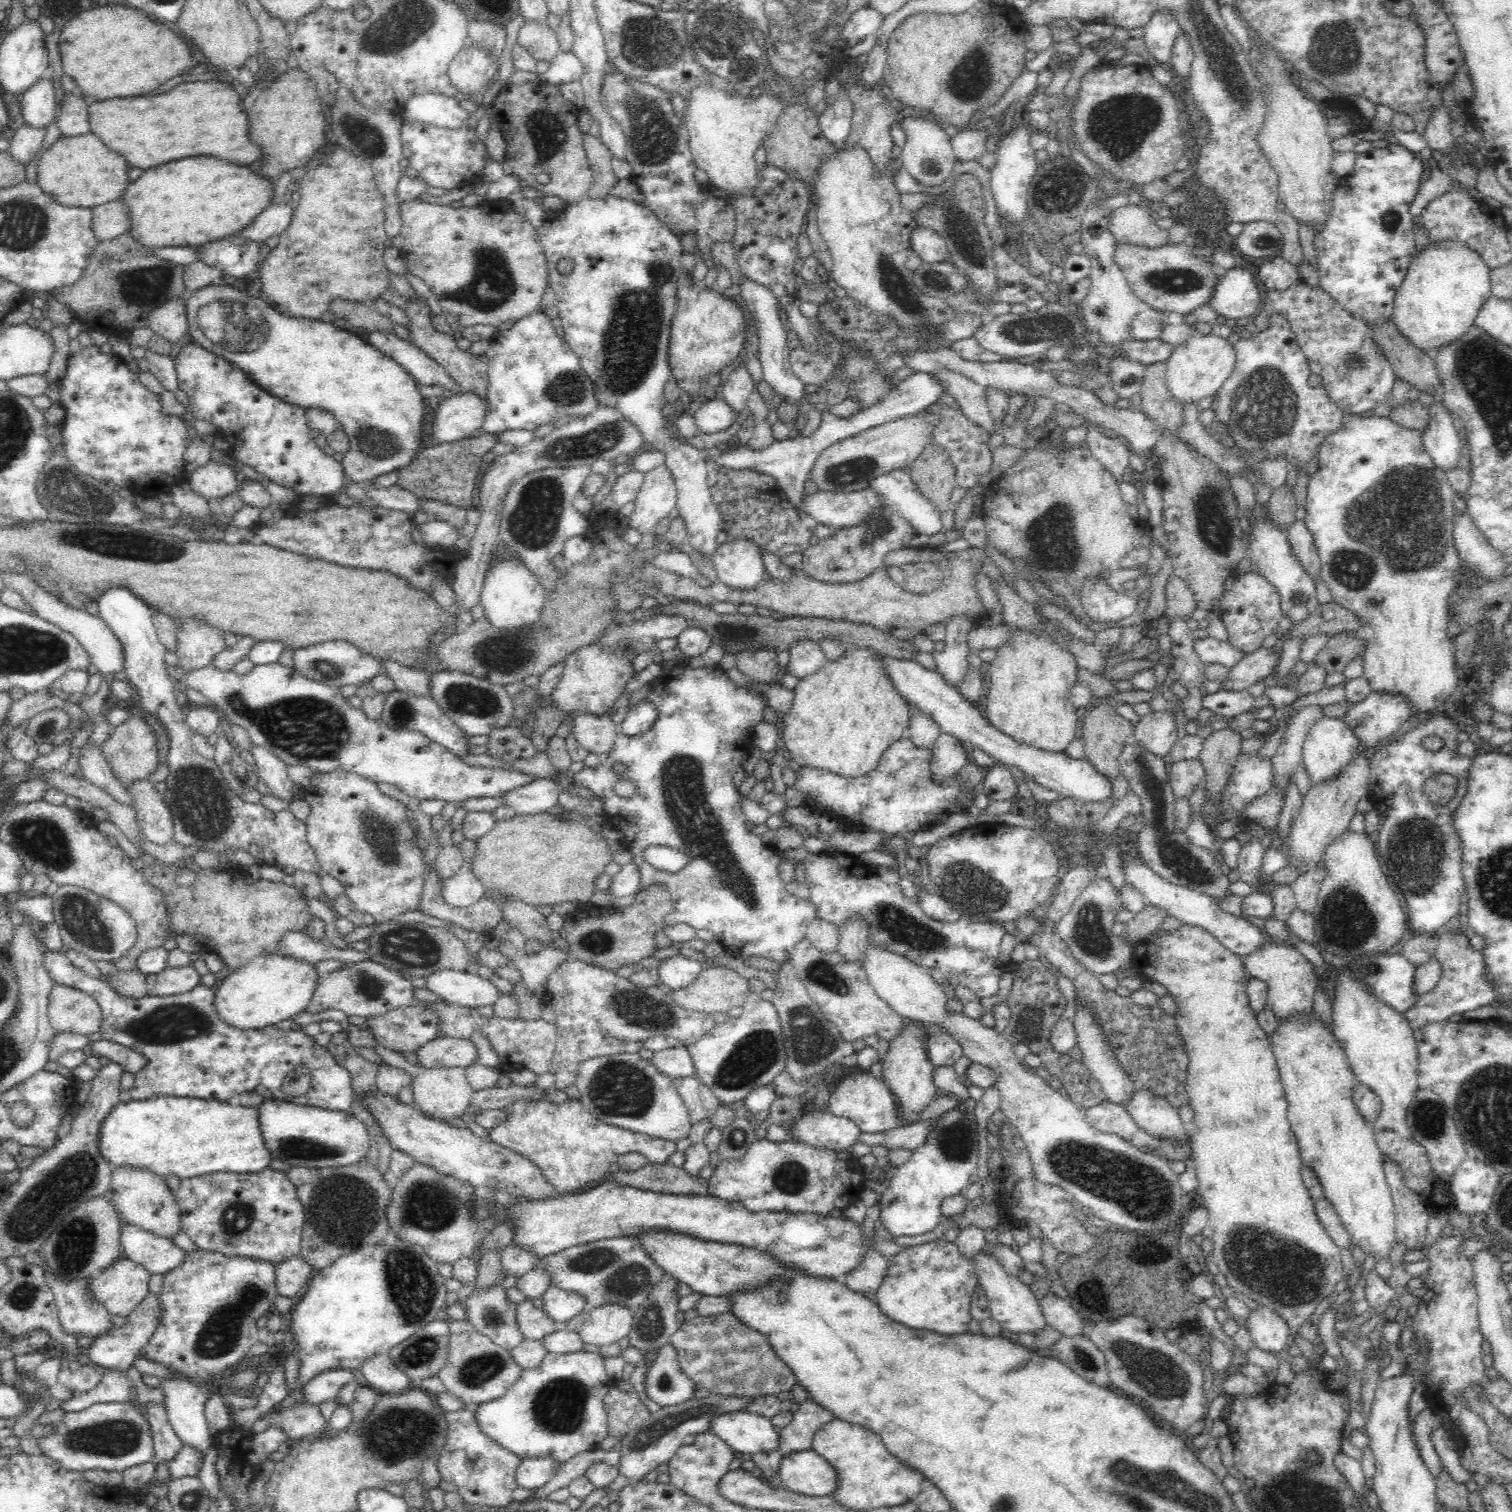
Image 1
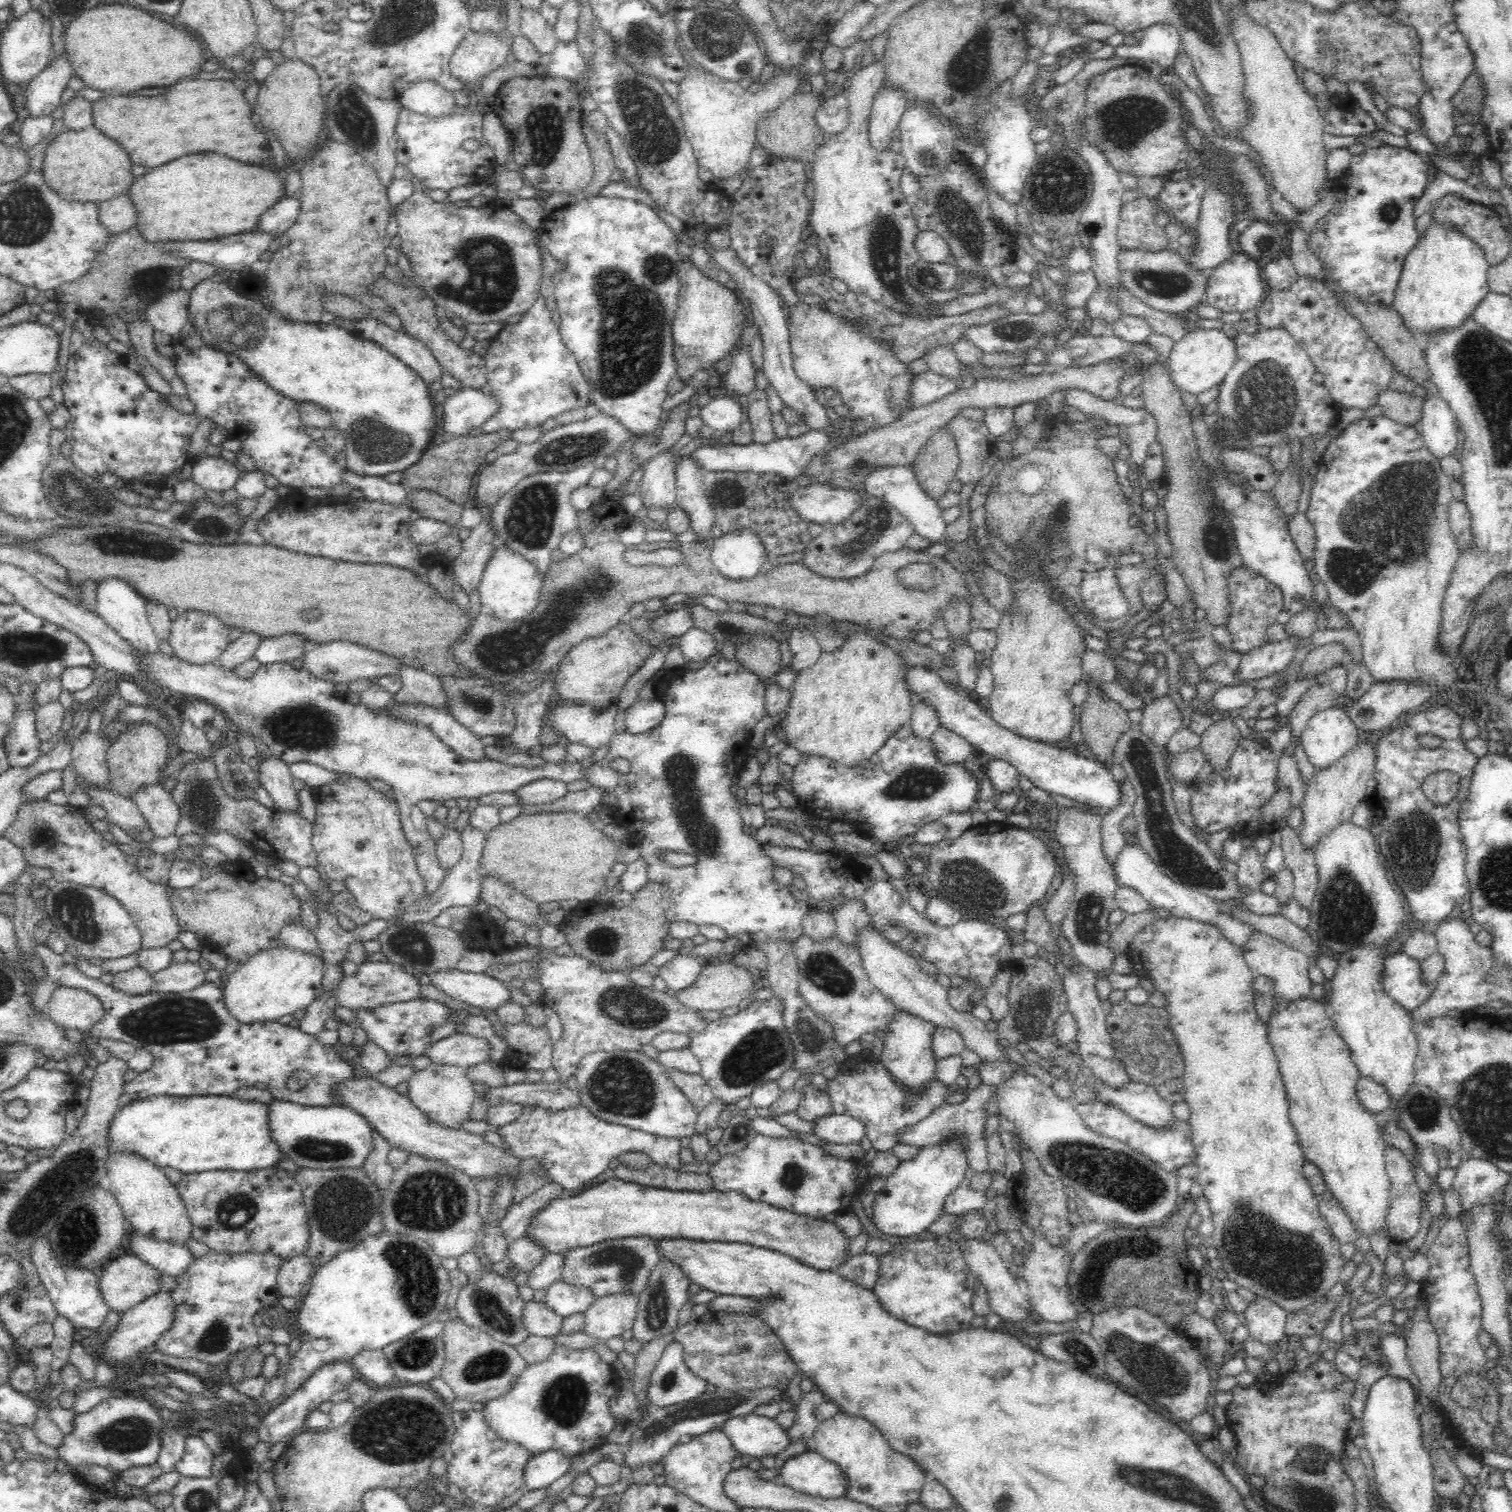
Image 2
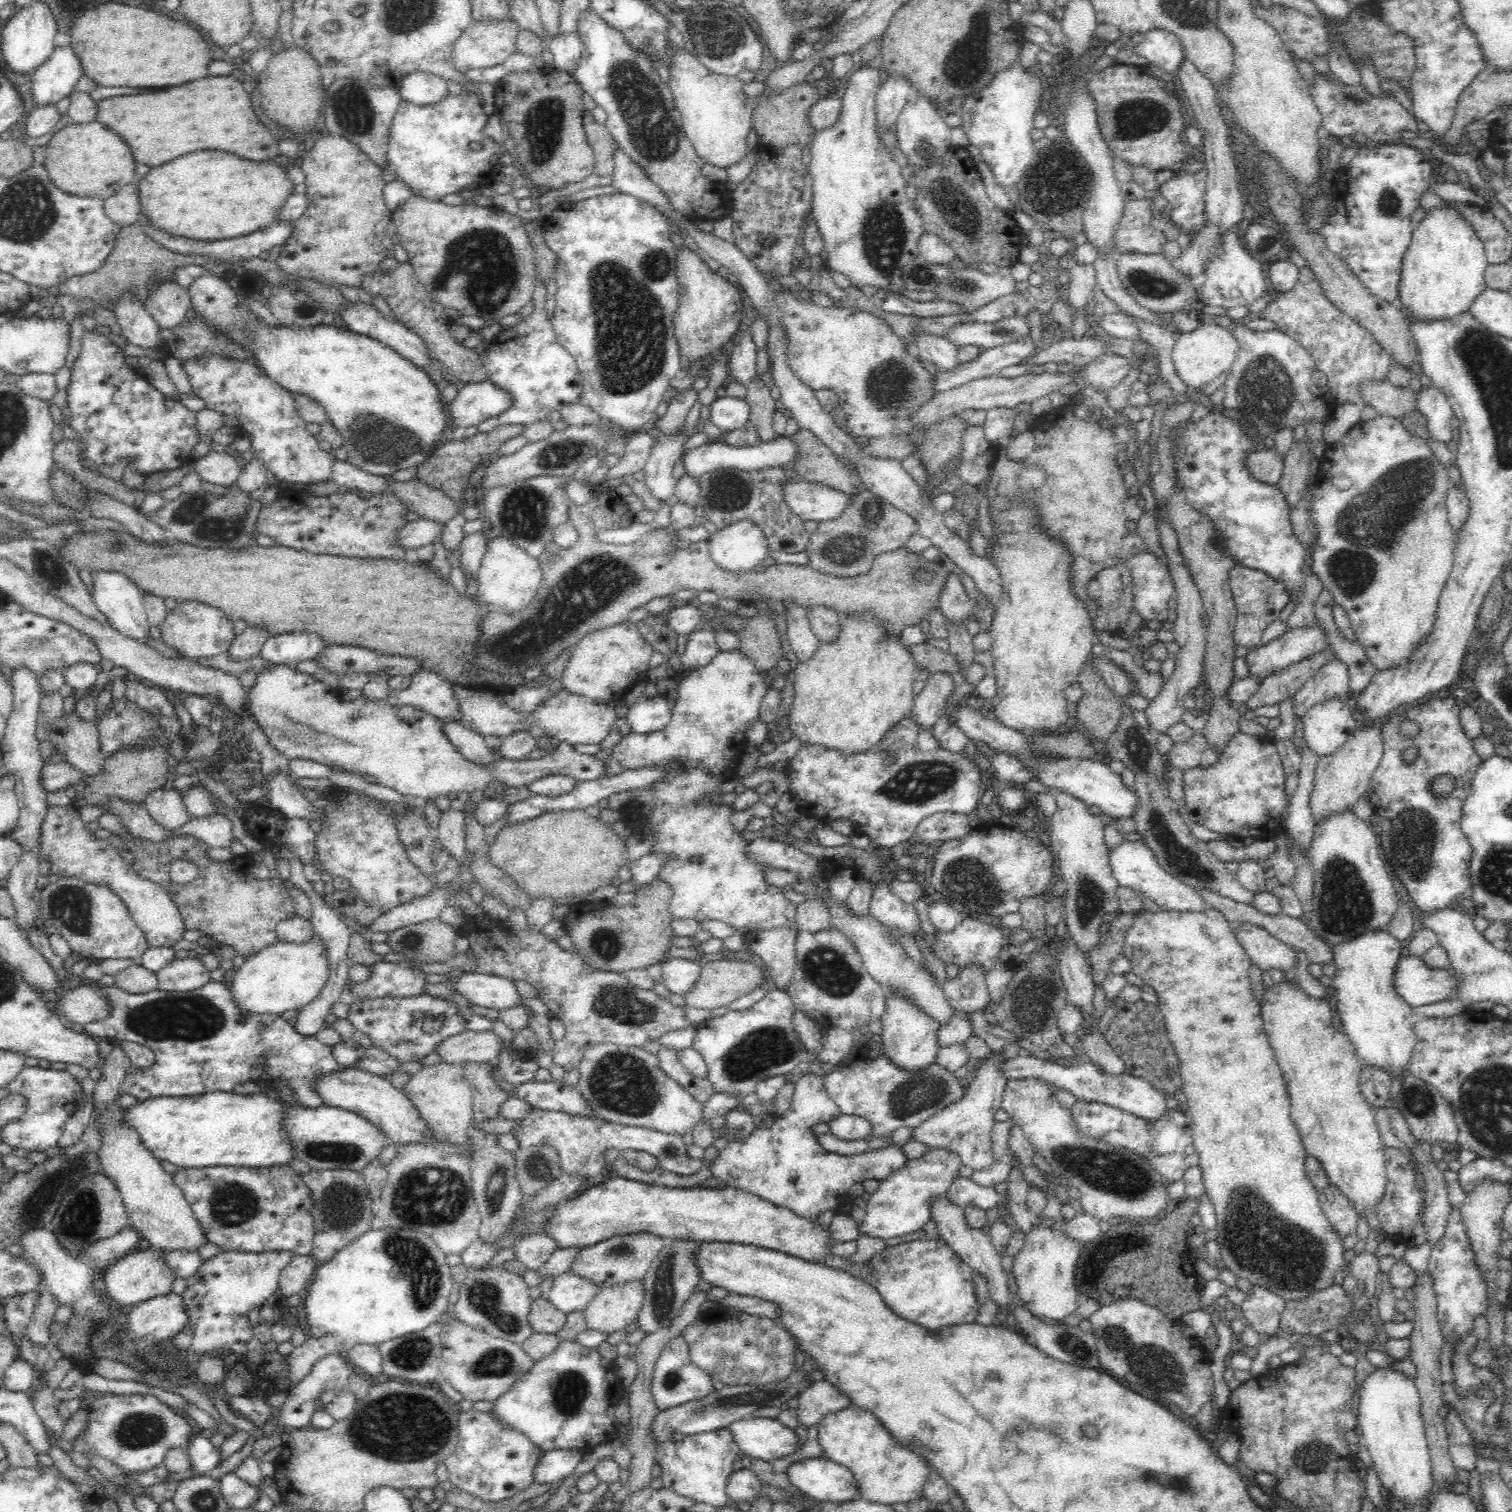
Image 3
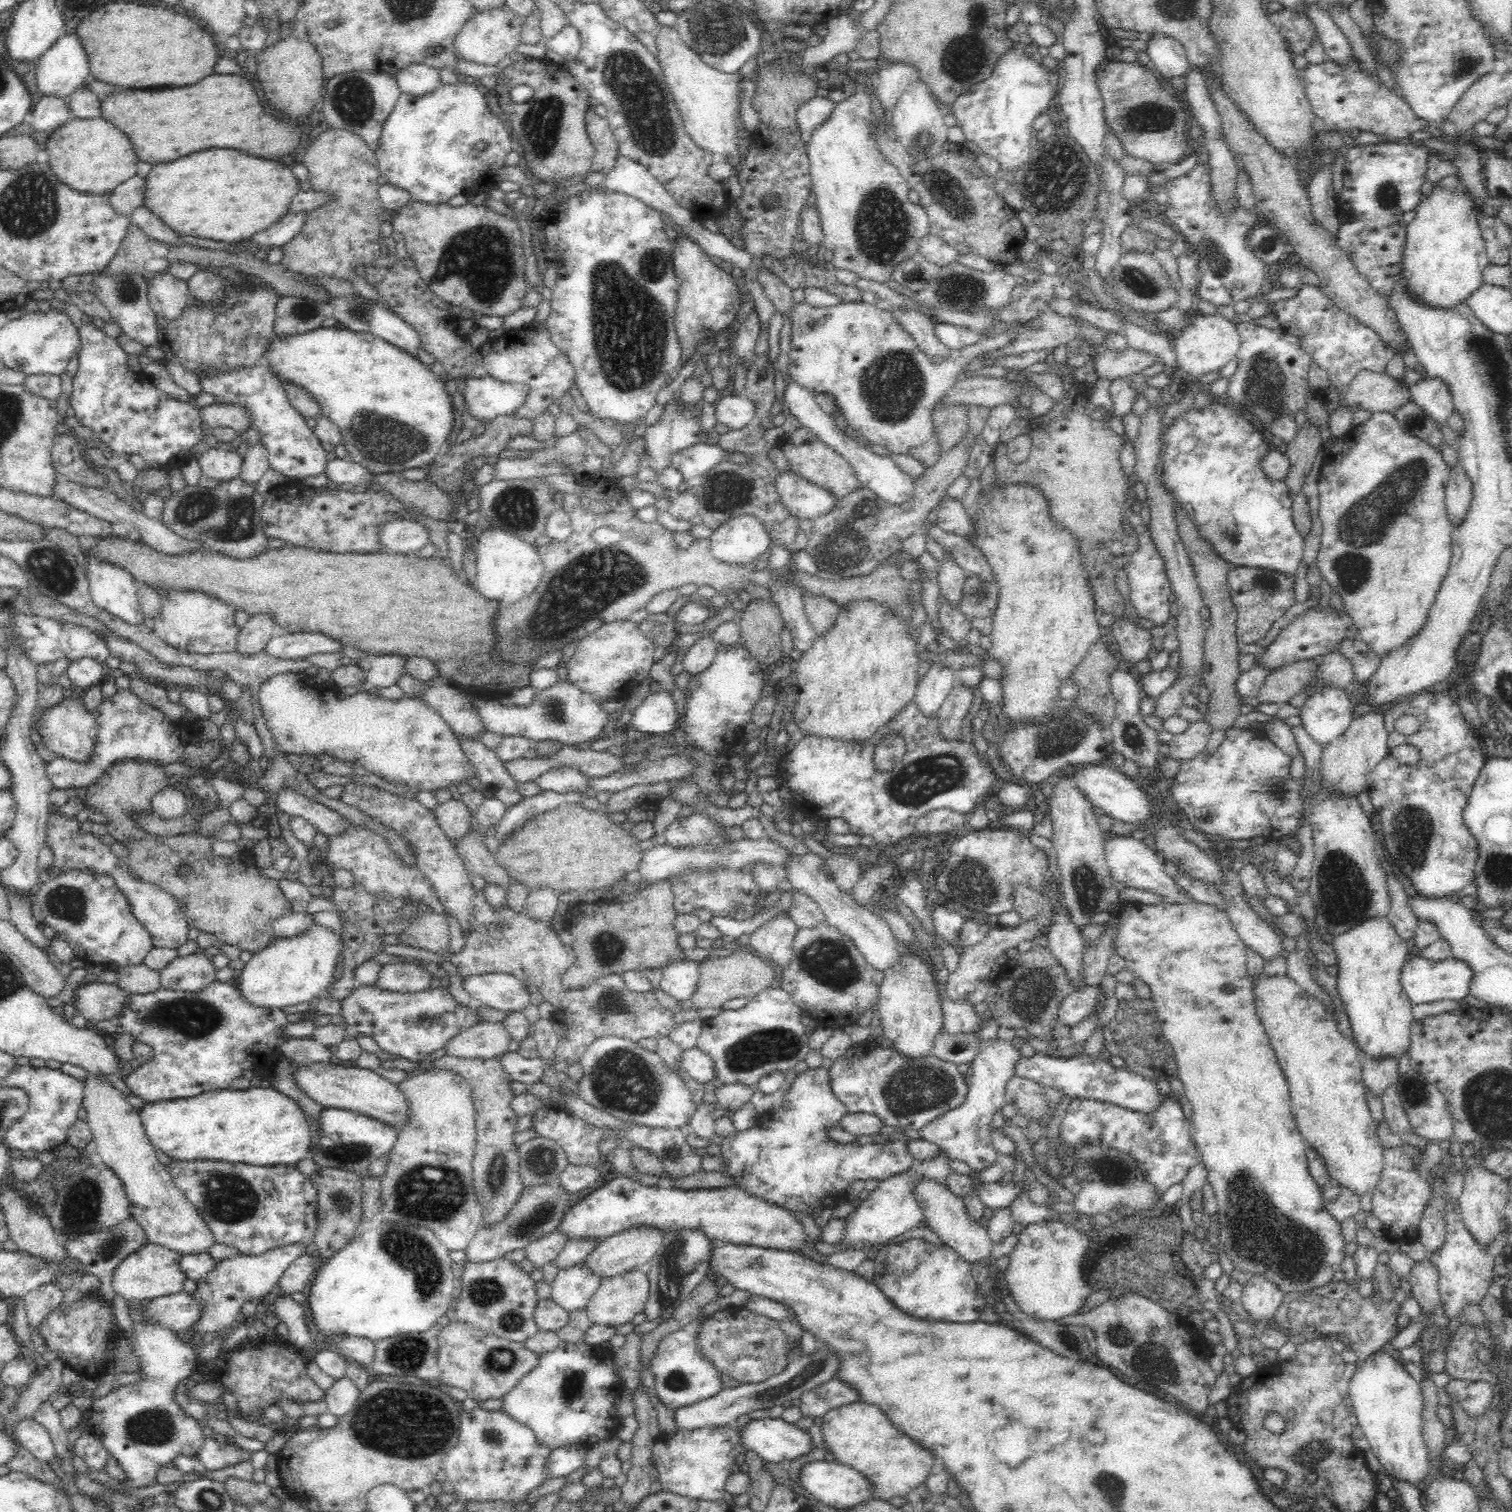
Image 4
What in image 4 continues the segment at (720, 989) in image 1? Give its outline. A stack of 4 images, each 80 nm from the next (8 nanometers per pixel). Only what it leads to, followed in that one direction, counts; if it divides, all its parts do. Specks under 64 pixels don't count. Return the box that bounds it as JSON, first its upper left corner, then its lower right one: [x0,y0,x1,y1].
[689,951,777,1008]

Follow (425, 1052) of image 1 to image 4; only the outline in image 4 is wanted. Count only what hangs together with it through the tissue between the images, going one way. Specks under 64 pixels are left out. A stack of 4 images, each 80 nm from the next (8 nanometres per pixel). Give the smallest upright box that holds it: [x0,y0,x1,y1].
[446,1022,511,1059]

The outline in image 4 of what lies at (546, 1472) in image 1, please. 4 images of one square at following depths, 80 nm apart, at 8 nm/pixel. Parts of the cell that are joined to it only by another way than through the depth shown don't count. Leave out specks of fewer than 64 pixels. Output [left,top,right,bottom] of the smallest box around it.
[546,1445,587,1478]

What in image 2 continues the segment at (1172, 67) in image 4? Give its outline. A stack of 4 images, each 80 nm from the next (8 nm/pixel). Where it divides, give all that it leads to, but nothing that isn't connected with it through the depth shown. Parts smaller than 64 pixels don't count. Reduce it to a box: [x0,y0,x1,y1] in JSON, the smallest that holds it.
[1111,23,1181,67]

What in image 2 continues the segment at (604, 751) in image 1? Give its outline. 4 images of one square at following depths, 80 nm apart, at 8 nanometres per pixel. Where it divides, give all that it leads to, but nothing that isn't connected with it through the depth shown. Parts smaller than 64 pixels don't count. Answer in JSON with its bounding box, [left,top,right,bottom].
[545,701,619,750]

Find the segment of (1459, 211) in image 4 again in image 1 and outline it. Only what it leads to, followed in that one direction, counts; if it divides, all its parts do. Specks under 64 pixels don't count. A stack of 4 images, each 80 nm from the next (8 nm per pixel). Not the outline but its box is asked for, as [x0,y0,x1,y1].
[1392,242,1491,358]

